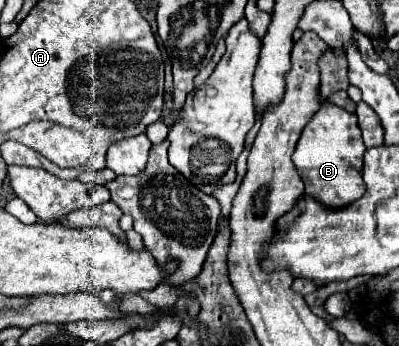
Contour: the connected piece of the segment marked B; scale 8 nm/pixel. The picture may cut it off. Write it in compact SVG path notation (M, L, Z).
M325 101L325 105L321 105L311 121L305 125L293 153L293 163L305 181L307 195L317 197L327 207L343 207L365 193L365 183L361 179L363 153L365 147L361 129L357 125L357 115L331 101Z

